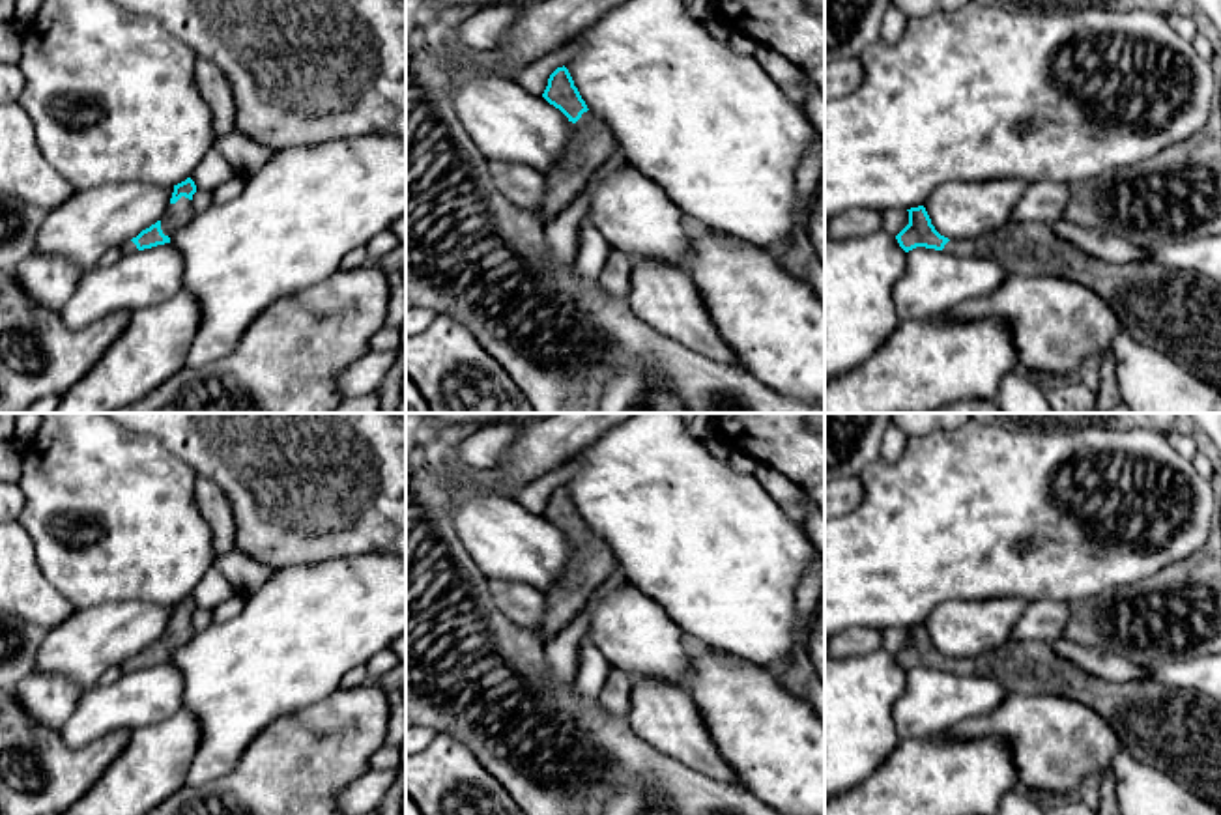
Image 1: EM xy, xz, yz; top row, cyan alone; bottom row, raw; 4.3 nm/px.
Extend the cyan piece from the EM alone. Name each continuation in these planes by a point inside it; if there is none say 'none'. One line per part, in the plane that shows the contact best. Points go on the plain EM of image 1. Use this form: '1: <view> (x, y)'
1: xy (176, 634)

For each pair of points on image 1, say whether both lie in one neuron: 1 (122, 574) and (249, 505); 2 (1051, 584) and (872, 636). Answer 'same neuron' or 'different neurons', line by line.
1: different neurons
2: different neurons

